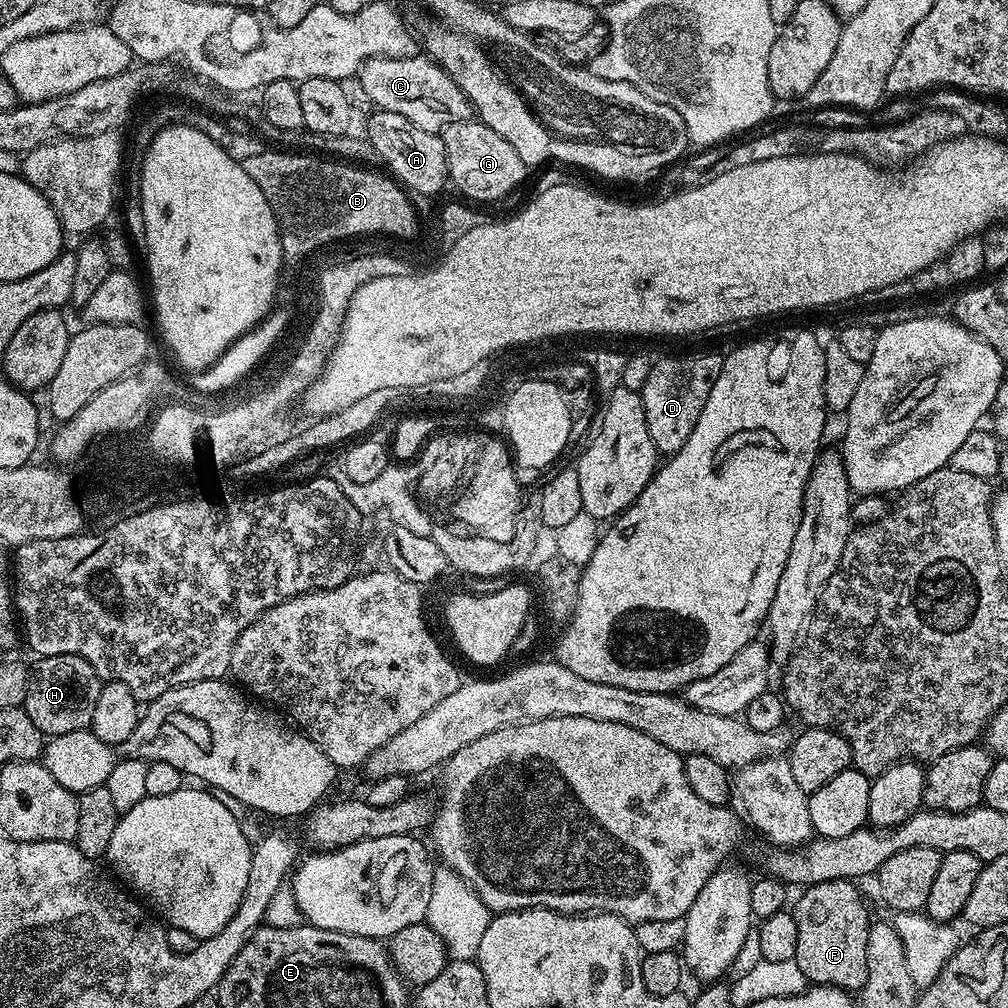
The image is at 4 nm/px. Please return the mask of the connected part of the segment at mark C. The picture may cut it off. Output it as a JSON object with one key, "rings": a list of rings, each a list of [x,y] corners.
{"rings":[[[371,56],[358,71],[360,88],[382,111],[402,114],[422,130],[439,133],[447,124],[462,122],[473,115],[472,106],[462,90],[431,56]]]}

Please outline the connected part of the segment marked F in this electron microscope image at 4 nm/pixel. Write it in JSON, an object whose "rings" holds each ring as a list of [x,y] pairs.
{"rings":[[[831,880],[809,884],[803,889],[794,907],[798,922],[796,961],[806,974],[809,985],[825,984],[842,988],[849,994],[859,993],[866,986],[866,938],[868,937],[868,908],[851,880]]]}

